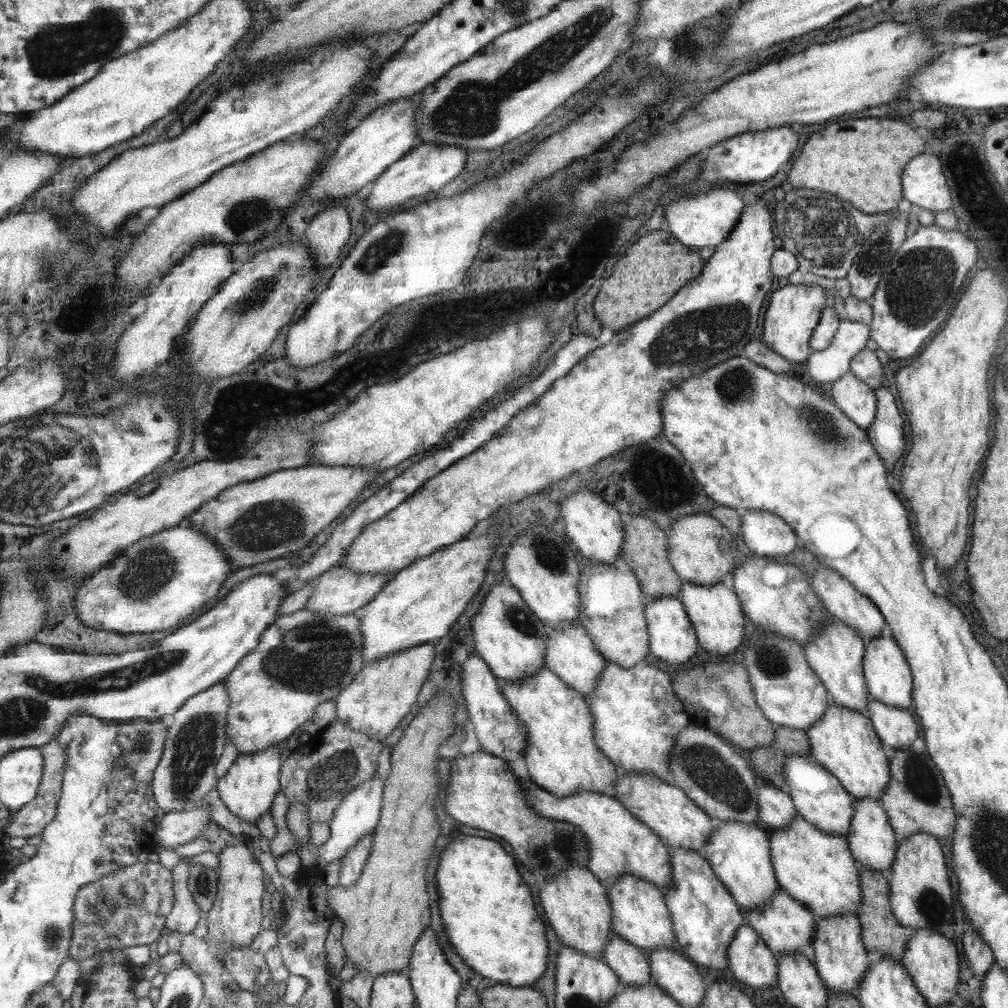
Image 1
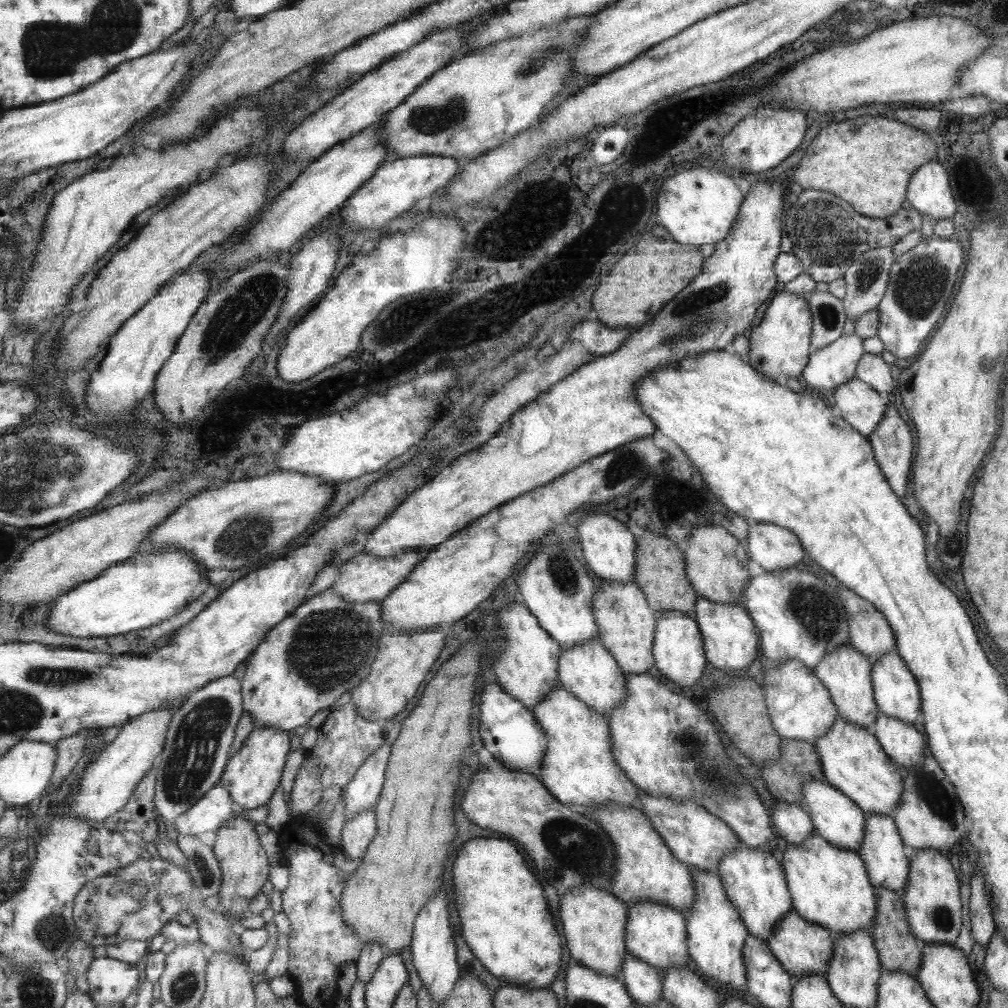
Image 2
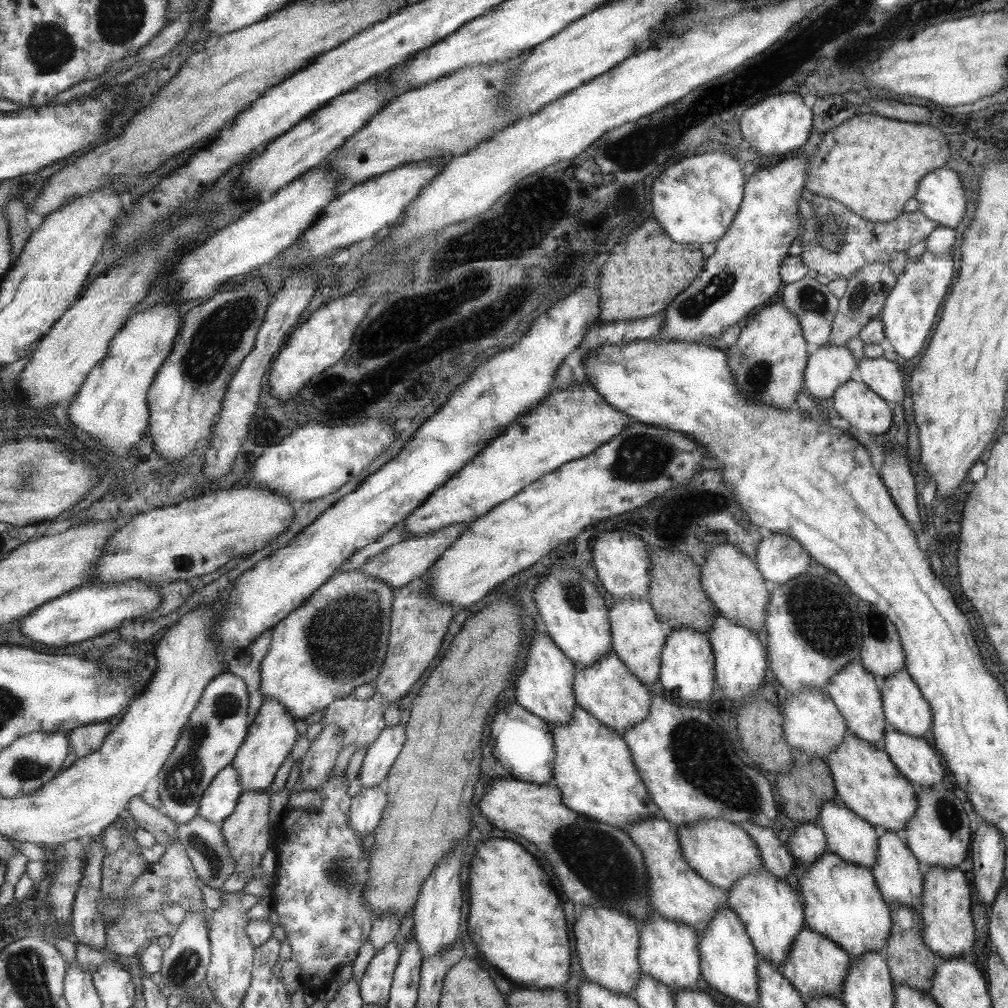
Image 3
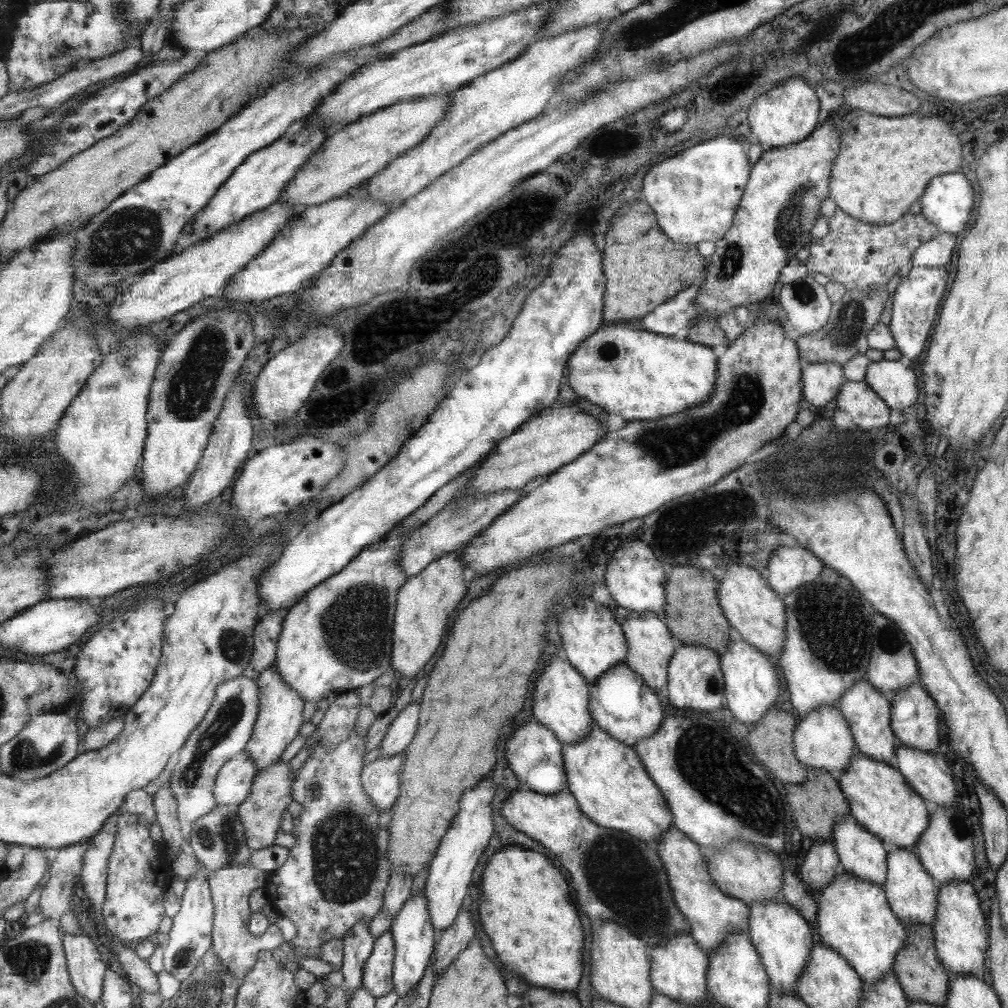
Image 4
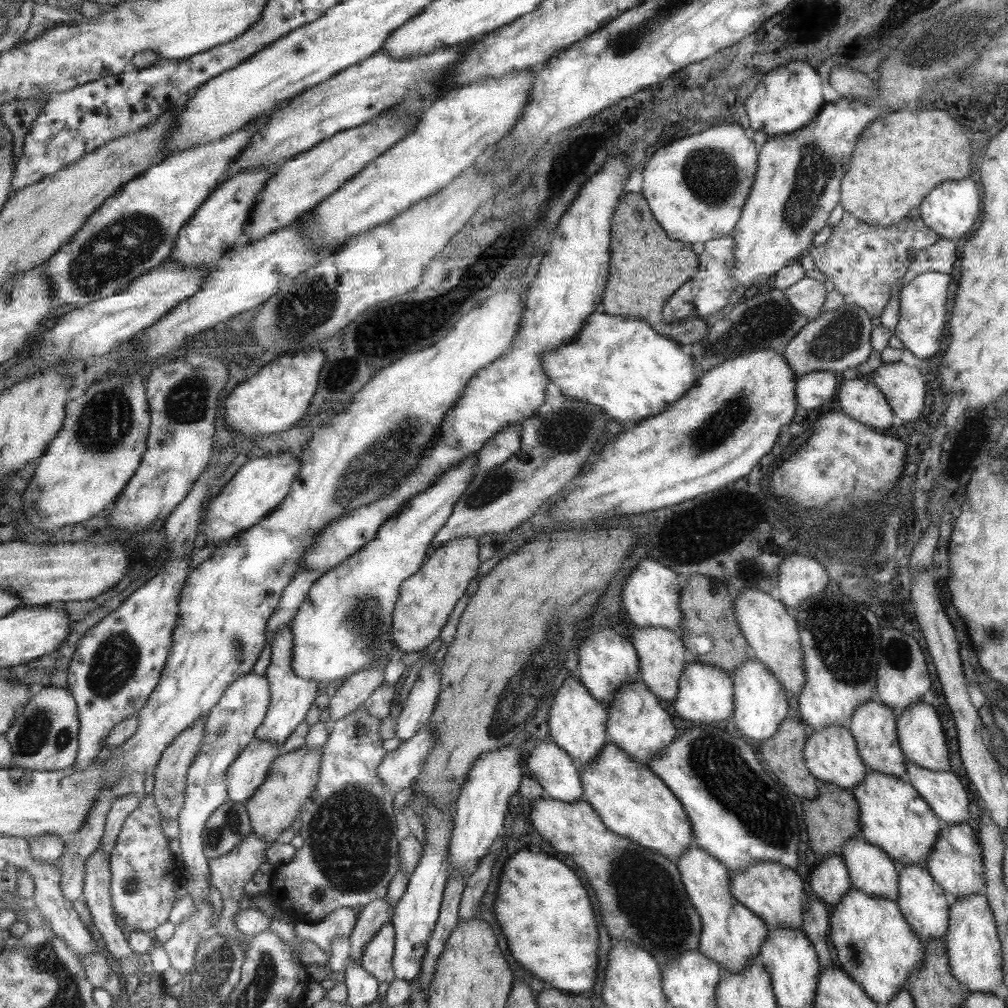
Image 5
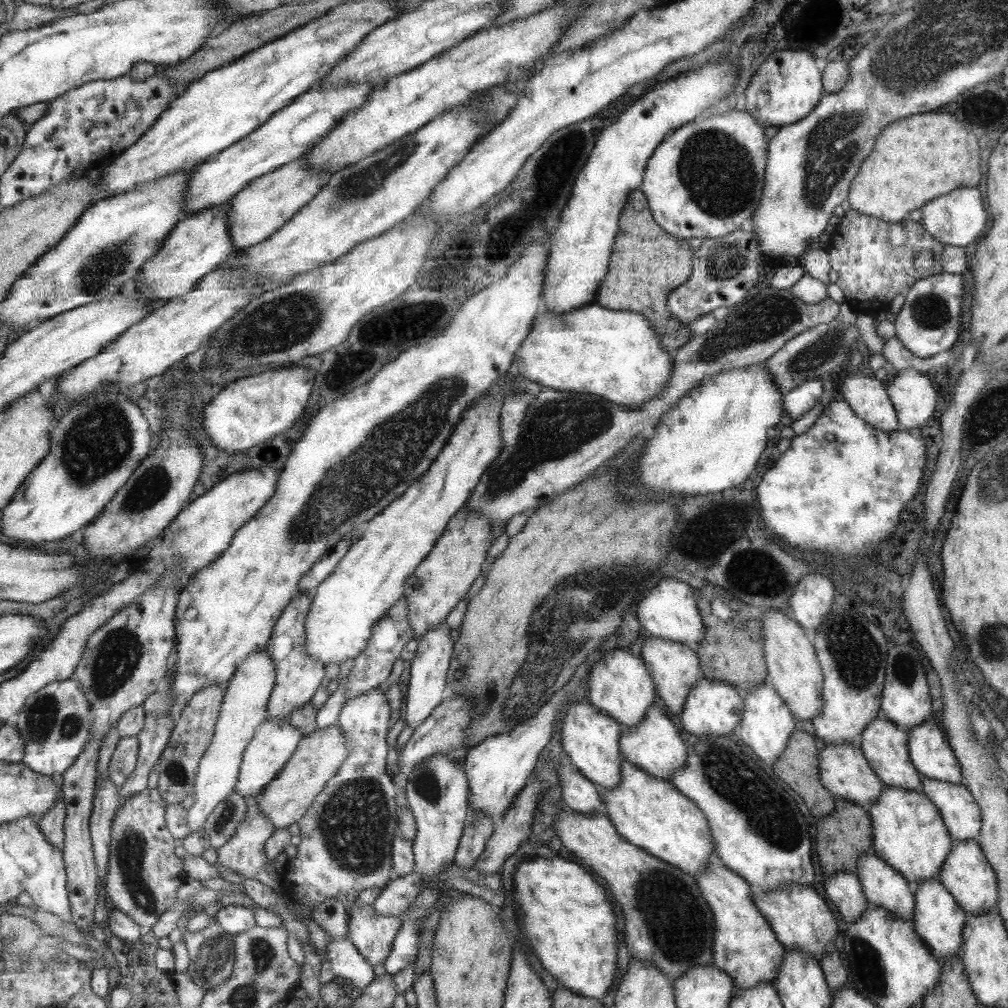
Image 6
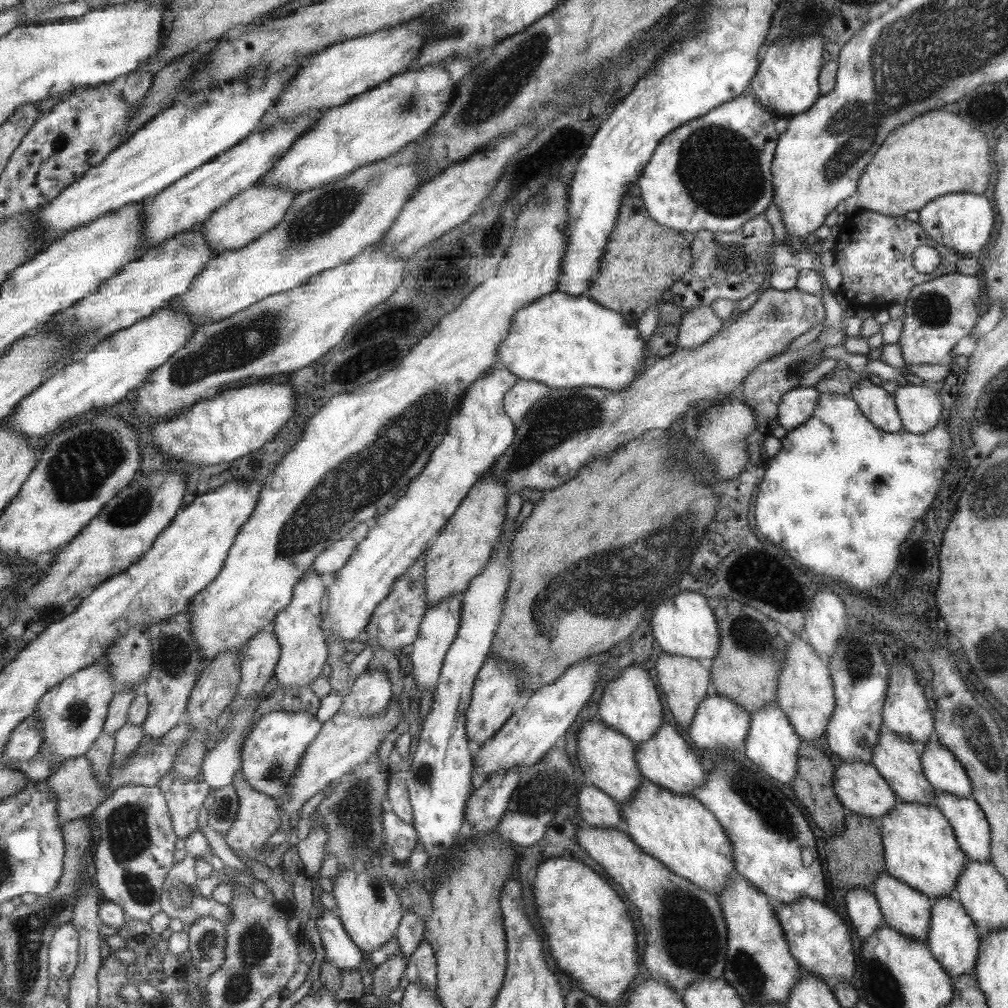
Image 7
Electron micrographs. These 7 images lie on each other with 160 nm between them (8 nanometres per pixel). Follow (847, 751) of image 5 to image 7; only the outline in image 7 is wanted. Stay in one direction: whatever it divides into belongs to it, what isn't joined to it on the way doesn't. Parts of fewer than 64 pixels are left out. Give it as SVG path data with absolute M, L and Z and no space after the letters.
M833 758L834 769L834 788L837 798L845 810L855 813L865 818L879 821L888 812L894 810L895 794L889 790L884 777L877 772L871 763L861 763L861 761L841 762Z

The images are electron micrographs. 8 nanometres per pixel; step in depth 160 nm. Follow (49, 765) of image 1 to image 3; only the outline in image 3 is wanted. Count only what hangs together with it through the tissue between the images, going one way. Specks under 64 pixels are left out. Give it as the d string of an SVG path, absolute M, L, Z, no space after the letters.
M105 720L101 724L91 724L68 732L71 762L99 751L105 745L107 737L111 735L115 723Z

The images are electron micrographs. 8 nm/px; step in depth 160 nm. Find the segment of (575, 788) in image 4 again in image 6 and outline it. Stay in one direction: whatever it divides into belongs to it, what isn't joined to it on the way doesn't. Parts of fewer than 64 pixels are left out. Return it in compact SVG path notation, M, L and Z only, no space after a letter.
M621 760L622 782L611 790L602 789L605 808L613 828L629 844L668 862L682 873L695 878L706 871L714 854L712 832L703 812L669 781L651 776L634 764Z

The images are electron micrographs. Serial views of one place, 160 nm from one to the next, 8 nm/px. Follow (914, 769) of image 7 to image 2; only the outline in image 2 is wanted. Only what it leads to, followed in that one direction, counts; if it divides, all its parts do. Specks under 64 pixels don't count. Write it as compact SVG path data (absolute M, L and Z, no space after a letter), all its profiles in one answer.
M849 644L838 646L836 650L826 654L820 660L820 664L813 668L817 680L828 688L829 696L832 696L833 704L836 704L837 714L841 719L857 725L857 727L869 730L873 724L873 690L872 680L869 680L868 657L857 652Z

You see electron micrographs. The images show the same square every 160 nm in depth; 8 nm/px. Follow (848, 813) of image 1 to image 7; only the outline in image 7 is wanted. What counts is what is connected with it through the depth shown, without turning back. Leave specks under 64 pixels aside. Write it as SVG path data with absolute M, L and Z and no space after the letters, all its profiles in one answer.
M886 873L880 874L874 880L871 893L876 898L879 905L883 922L891 929L903 933L904 936L917 940L919 942L928 942L928 931L930 930L930 918L932 918L931 900L924 893L917 892L916 889L909 888L909 885L903 884L896 877L889 876Z

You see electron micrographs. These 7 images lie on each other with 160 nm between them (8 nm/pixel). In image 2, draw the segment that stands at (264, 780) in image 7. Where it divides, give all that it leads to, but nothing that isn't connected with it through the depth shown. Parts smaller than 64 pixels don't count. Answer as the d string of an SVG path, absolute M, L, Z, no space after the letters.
M221 782L213 787L190 811L185 813L173 828L177 834L197 836L207 833L218 833L230 821L238 809L227 787Z

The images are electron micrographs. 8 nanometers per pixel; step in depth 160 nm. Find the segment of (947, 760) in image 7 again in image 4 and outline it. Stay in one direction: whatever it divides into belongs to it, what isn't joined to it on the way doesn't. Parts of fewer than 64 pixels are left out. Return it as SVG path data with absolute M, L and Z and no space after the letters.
M920 682L899 688L891 695L892 729L905 748L935 753L939 744L939 720L935 701Z

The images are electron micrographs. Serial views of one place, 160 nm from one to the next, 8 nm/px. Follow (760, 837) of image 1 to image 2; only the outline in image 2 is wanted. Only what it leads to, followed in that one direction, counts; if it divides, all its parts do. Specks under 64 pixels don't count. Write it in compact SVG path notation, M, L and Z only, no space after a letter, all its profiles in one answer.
M740 843L736 850L732 850L720 860L717 876L723 882L724 891L748 929L748 934L767 944L774 928L793 907L778 855L761 852Z

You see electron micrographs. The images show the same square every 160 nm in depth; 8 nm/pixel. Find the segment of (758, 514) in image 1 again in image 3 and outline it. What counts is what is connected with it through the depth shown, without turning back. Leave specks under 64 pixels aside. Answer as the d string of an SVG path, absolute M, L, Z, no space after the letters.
M784 534L761 538L755 556L757 568L771 585L784 584L804 574L811 562L803 546Z

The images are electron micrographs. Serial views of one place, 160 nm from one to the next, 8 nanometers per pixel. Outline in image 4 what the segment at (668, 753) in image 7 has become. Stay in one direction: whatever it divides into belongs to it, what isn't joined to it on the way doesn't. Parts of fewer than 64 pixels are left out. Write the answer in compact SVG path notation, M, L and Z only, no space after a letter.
M621 663L608 670L599 679L599 683L591 686L589 710L593 720L615 740L629 747L656 734L663 721L663 708L653 694L655 690L648 688L641 680L641 676L633 672L627 664Z

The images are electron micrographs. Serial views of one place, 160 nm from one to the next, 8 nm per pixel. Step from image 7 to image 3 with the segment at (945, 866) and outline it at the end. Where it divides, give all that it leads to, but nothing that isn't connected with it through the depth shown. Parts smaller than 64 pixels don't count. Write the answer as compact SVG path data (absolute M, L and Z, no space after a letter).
M850 734L825 760L836 789L837 799L878 832L901 834L918 807L917 795L884 750Z

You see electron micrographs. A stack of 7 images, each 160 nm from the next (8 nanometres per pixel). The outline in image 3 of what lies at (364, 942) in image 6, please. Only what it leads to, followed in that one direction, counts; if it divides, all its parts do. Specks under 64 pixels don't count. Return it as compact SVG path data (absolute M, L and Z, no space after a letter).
M393 941L386 944L371 960L360 982L365 1005L386 1005L392 999L390 992L401 955L400 945Z

